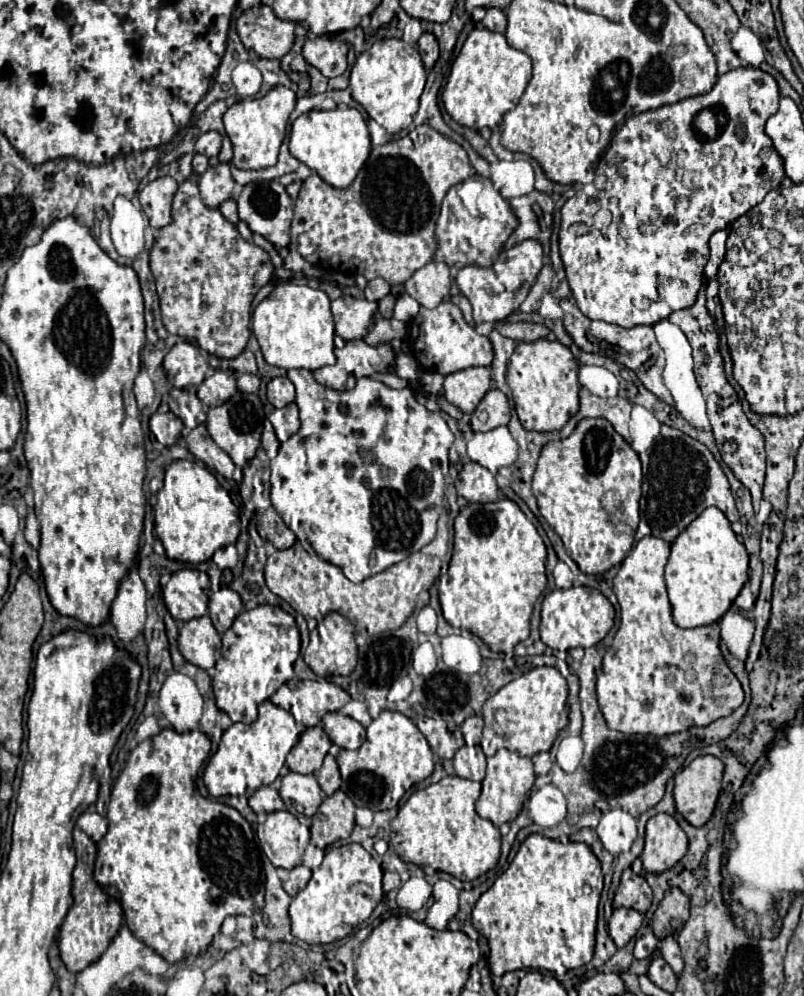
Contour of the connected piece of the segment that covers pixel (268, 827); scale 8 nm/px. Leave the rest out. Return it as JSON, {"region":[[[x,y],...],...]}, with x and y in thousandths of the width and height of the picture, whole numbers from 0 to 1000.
{"region":[[[345,813],[340,817],[332,819],[332,823],[328,825],[328,840],[322,843],[322,850],[327,857],[340,865],[342,869],[350,869],[350,871],[367,871],[377,865],[377,855],[379,855],[379,849],[386,845],[386,833],[384,830],[372,827],[372,823],[357,815],[357,813]]]}

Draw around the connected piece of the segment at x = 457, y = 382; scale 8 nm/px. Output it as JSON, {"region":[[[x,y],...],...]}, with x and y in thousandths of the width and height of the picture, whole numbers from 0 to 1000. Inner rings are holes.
{"region":[[[581,369],[573,373],[563,373],[553,378],[551,394],[553,400],[568,408],[573,414],[586,416],[603,394],[611,390],[611,376],[608,369]]]}

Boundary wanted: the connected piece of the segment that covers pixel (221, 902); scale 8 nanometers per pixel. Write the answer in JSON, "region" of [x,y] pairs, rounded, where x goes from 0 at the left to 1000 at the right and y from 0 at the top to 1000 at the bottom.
{"region":[[[205,731],[195,739],[188,739],[188,741],[178,743],[170,751],[165,751],[155,771],[150,773],[150,777],[148,777],[141,793],[138,793],[138,805],[133,809],[136,833],[128,839],[128,843],[121,847],[123,853],[121,853],[121,865],[118,865],[118,884],[126,888],[126,892],[136,900],[141,900],[143,904],[150,906],[160,934],[213,968],[223,966],[230,956],[238,958],[238,960],[248,960],[248,956],[257,954],[257,950],[262,948],[265,940],[272,936],[272,932],[275,932],[275,928],[282,920],[295,920],[295,918],[312,920],[312,918],[322,916],[325,910],[330,910],[330,906],[327,906],[330,876],[327,876],[327,869],[325,869],[325,863],[322,863],[322,853],[317,851],[317,843],[315,843],[317,839],[315,839],[315,833],[312,833],[310,825],[292,811],[287,811],[282,807],[267,807],[267,811],[265,811],[264,803],[251,800],[243,792],[245,773],[250,771],[252,763],[260,759],[260,753],[262,753],[262,745],[250,733],[238,733],[238,735],[223,737],[215,731]]]}

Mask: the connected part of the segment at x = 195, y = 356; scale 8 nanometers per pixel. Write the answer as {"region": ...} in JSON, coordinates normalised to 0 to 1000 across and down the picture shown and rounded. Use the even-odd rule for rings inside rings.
{"region":[[[223,343],[205,355],[203,369],[208,373],[208,382],[218,390],[230,390],[248,388],[255,382],[260,365],[243,345]]]}

